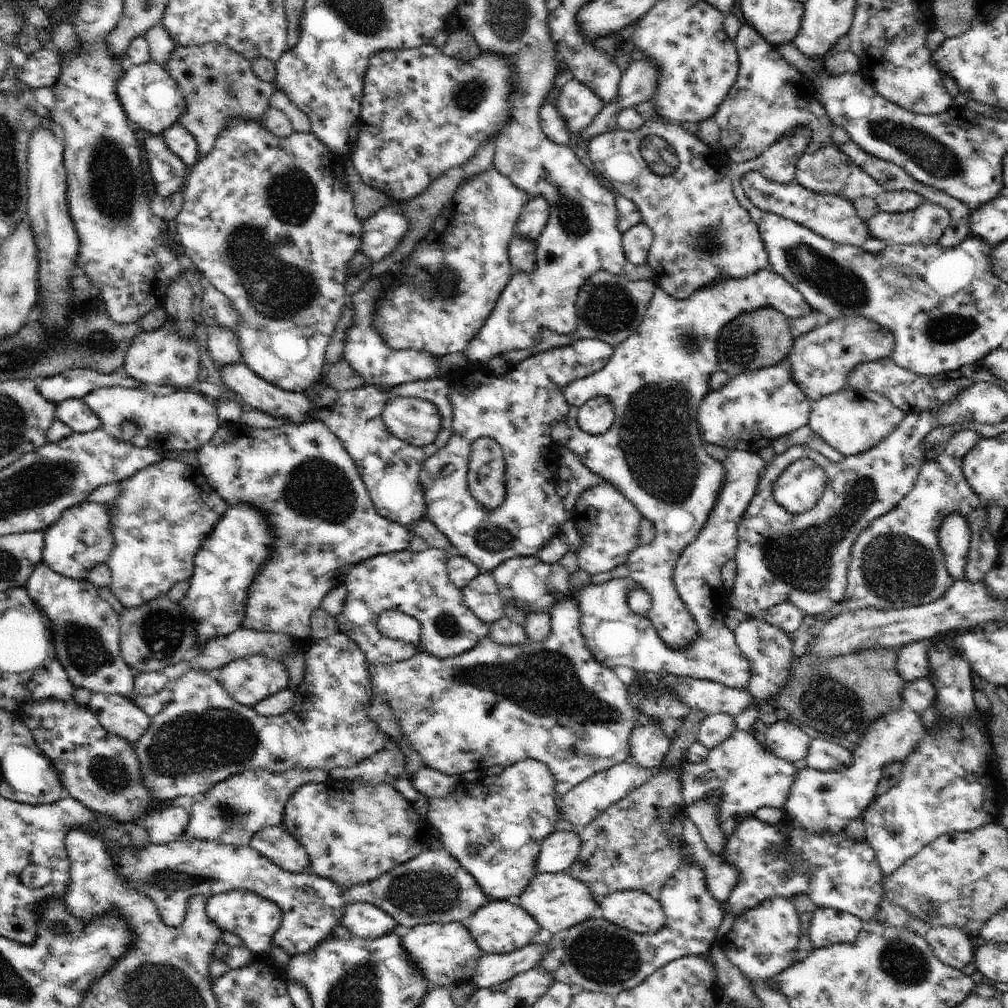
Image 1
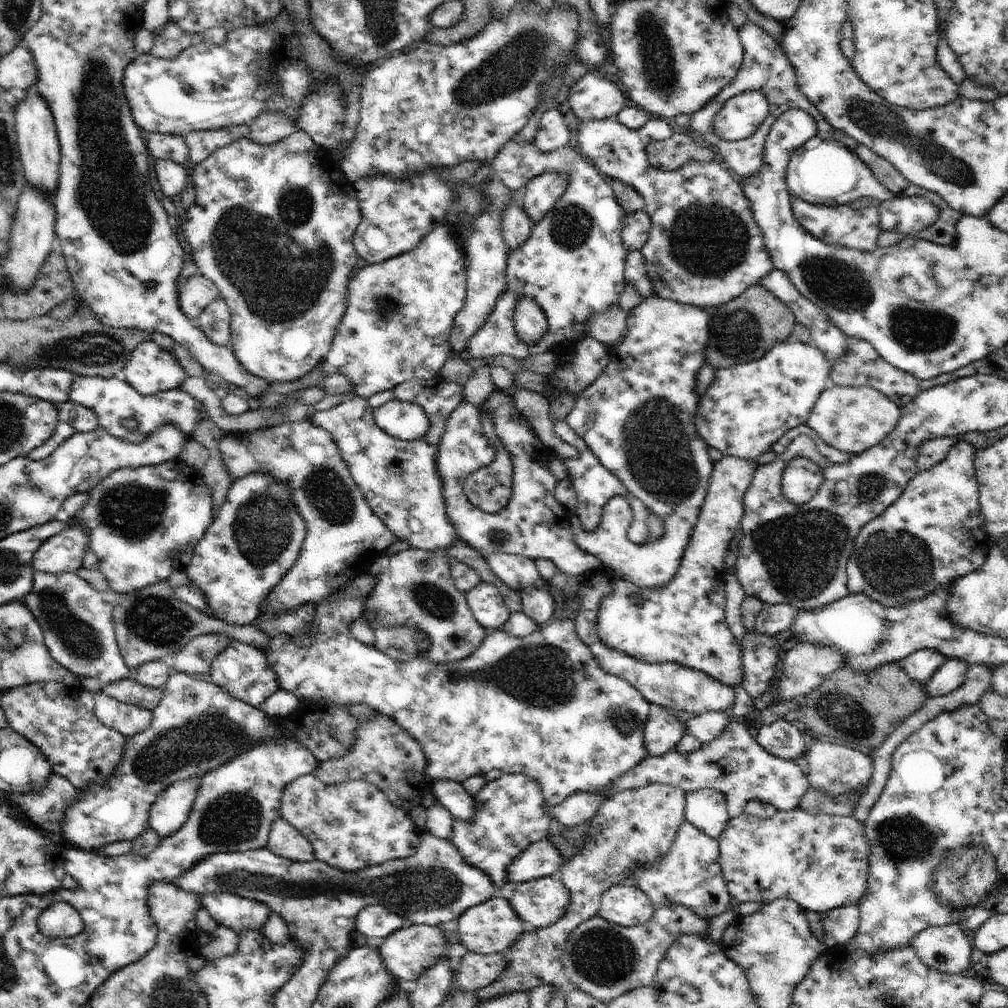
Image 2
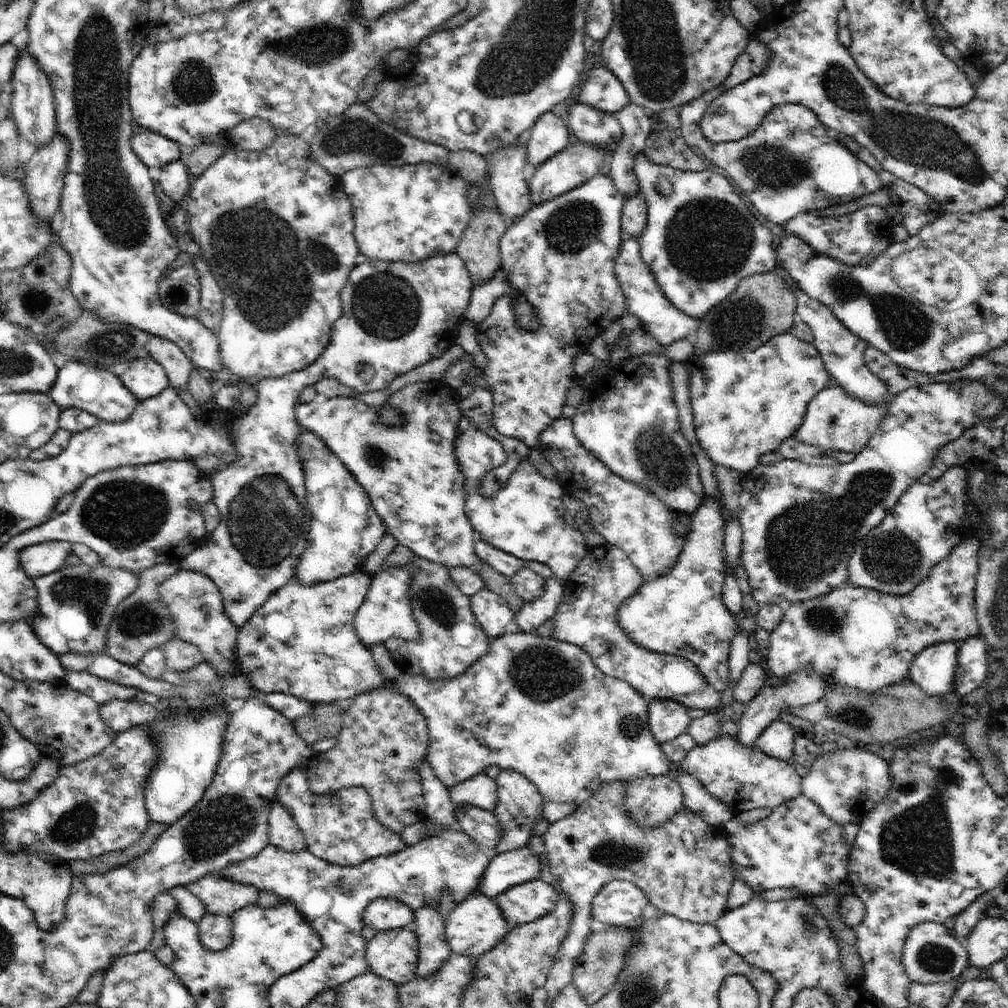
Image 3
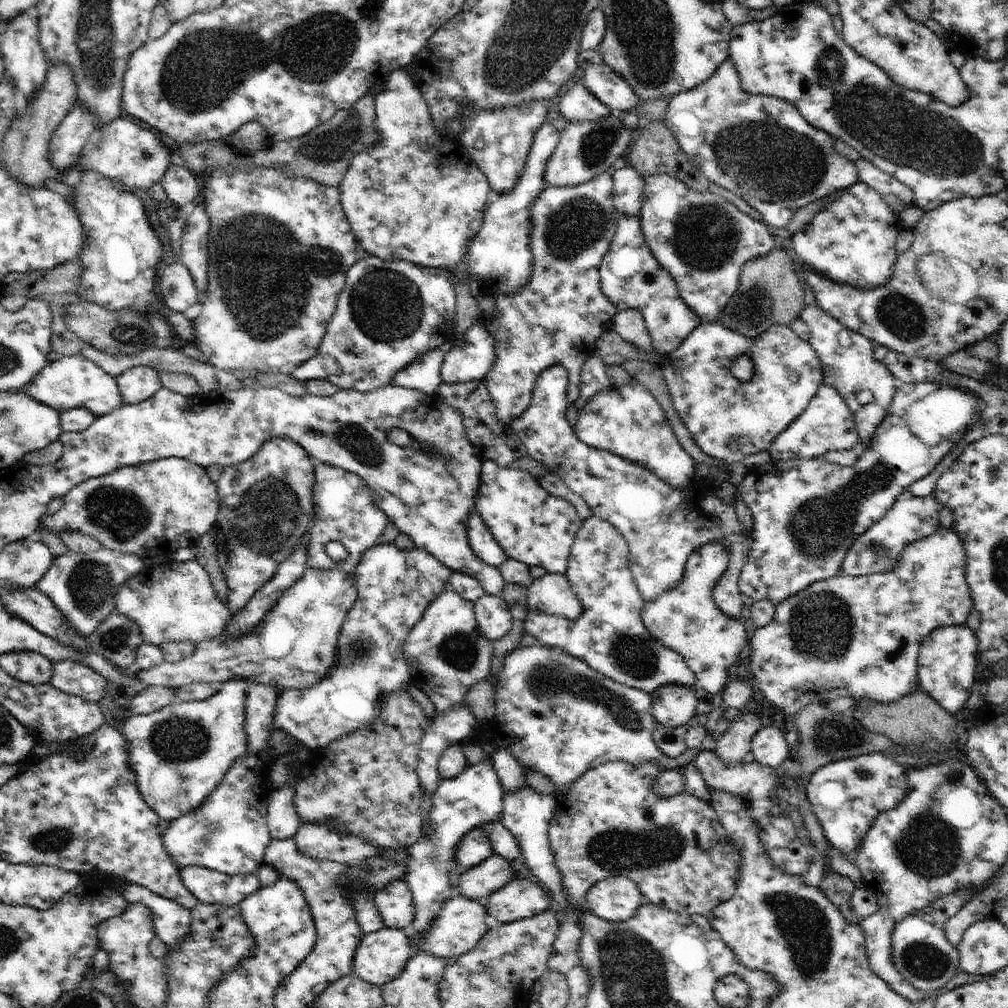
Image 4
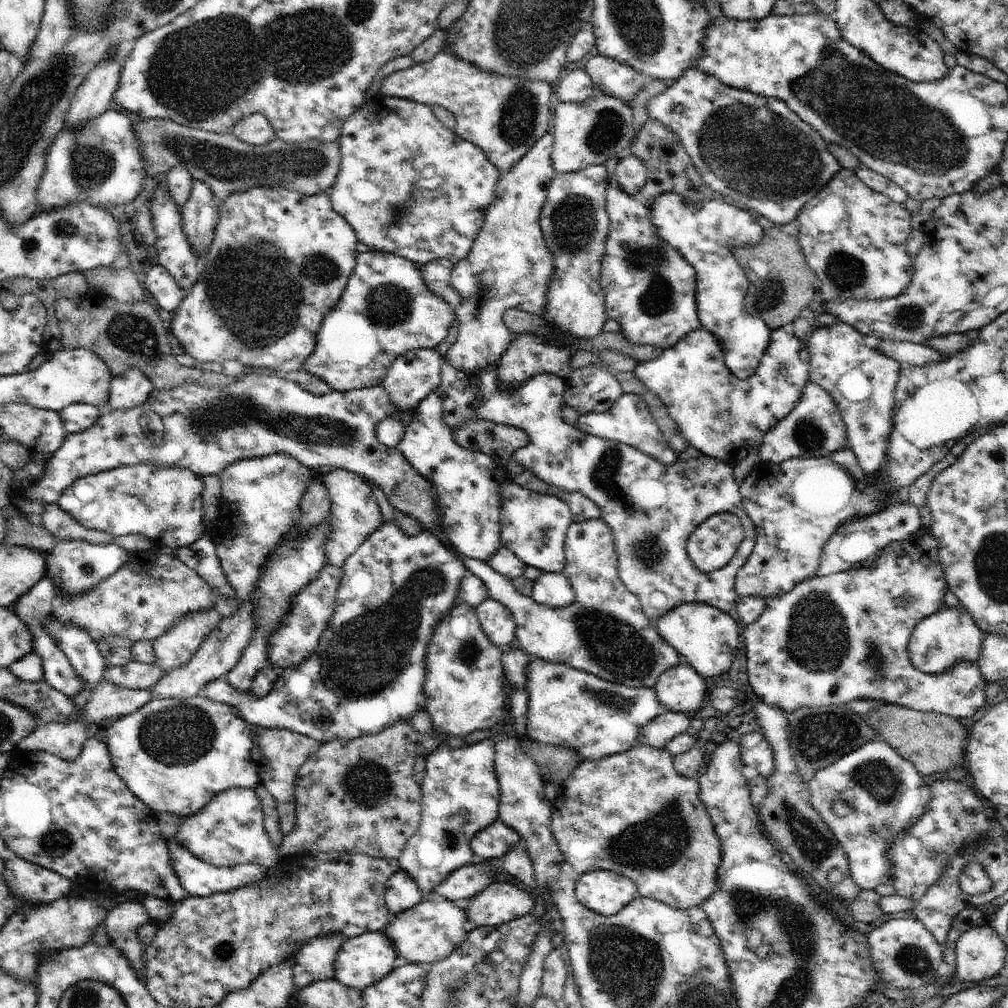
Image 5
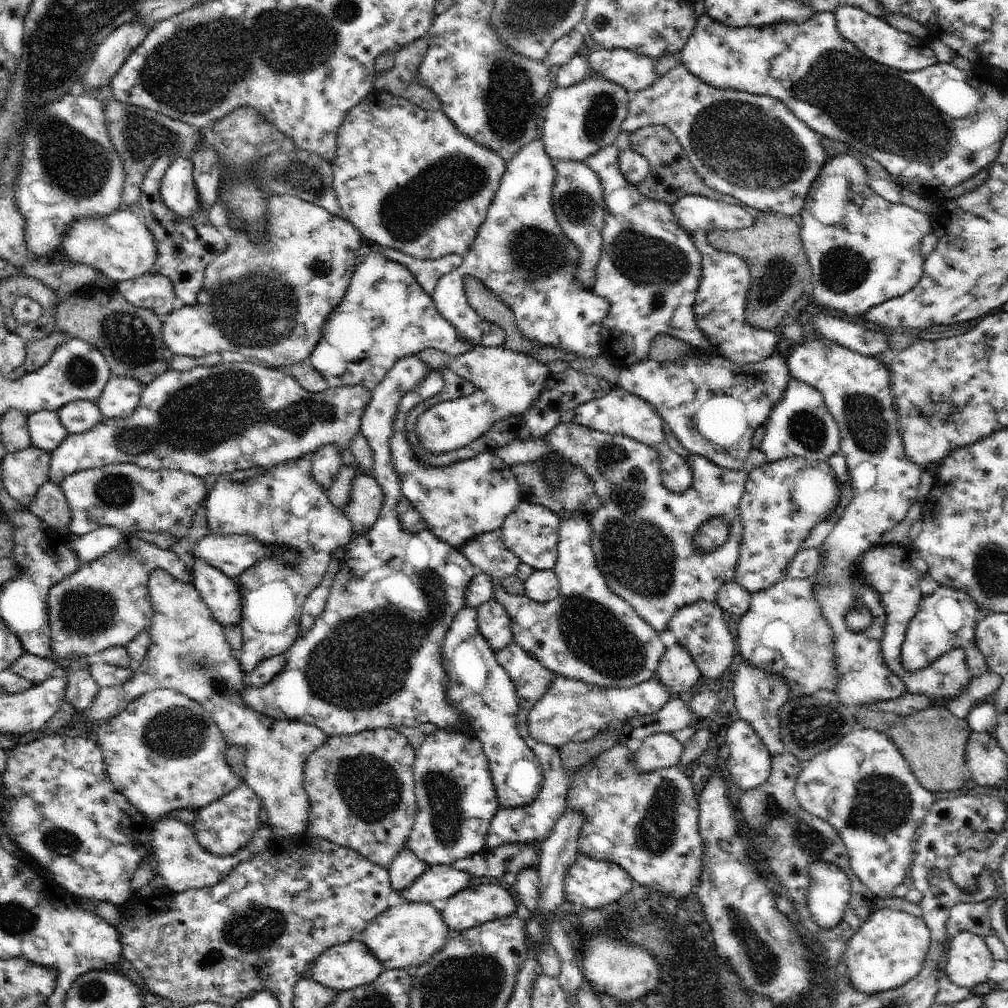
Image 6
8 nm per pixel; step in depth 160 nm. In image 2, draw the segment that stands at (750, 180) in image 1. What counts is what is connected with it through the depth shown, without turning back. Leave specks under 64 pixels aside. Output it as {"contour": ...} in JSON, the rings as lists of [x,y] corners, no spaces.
{"contour":[[[797,196],[791,197],[790,209],[794,218],[812,235],[823,243],[836,247],[848,247],[859,251],[873,251],[878,236],[883,230],[880,228],[880,213],[878,207],[854,209],[851,204],[839,202],[833,206],[815,205]]]}

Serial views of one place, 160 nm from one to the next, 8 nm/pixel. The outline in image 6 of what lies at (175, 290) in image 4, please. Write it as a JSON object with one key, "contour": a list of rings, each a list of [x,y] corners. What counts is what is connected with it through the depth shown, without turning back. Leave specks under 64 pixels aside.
{"contour":[[[156,271],[136,279],[121,281],[115,286],[129,304],[137,308],[149,309],[162,318],[175,311],[179,304],[173,283]]]}

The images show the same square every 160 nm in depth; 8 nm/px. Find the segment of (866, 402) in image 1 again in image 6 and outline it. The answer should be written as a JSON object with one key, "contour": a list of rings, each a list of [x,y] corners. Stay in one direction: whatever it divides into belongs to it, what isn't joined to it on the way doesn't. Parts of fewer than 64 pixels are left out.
{"contour":[[[794,378],[789,381],[789,386],[783,393],[783,400],[775,405],[770,419],[762,429],[765,435],[759,450],[767,463],[774,463],[787,457],[828,461],[840,451],[840,430],[826,409],[822,394],[816,388]]]}

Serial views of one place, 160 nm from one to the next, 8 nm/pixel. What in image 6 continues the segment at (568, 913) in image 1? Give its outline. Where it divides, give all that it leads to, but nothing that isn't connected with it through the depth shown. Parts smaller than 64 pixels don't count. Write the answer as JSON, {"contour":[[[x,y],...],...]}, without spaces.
{"contour":[[[496,884],[472,886],[439,907],[451,934],[460,934],[482,924],[511,917],[517,912],[512,894]]]}

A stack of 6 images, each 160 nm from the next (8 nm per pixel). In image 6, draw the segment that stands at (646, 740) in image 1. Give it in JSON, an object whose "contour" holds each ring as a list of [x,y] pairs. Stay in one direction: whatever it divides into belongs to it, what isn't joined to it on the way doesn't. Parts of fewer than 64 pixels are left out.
{"contour":[[[678,642],[673,646],[668,646],[656,674],[673,697],[684,697],[689,694],[701,676],[690,654]]]}

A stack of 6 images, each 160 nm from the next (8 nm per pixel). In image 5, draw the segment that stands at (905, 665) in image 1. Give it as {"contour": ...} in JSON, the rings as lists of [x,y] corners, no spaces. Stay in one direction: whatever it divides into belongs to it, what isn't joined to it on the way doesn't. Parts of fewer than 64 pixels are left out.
{"contour":[[[945,605],[940,612],[934,612],[926,616],[922,622],[918,622],[914,632],[910,634],[908,640],[910,664],[925,674],[942,674],[944,670],[950,670],[958,662],[970,660],[976,663],[981,656],[983,638],[982,630],[963,605],[959,609]]]}

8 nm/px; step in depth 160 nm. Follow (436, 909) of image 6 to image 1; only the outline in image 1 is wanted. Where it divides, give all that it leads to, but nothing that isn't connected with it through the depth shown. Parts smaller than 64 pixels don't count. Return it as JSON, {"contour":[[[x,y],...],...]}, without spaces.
{"contour":[[[490,901],[463,921],[484,954],[506,954],[528,946],[541,926],[520,905],[506,901]]]}

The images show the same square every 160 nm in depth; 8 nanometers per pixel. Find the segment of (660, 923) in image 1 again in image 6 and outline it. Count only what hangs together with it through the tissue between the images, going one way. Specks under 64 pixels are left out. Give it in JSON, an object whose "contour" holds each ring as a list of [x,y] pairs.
{"contour":[[[578,853],[577,860],[565,875],[565,894],[568,902],[586,909],[609,908],[633,888],[633,879],[615,863],[596,861]]]}

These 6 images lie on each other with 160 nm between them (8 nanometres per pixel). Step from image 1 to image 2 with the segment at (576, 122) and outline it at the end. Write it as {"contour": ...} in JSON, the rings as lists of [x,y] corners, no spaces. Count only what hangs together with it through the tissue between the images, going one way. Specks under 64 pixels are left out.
{"contour":[[[594,73],[569,82],[568,90],[568,106],[582,123],[614,118],[626,103],[618,86]]]}

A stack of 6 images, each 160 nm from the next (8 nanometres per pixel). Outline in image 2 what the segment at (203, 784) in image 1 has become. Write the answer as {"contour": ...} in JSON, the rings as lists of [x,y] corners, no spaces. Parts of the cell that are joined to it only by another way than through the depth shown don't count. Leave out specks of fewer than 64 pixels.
{"contour":[[[182,671],[176,673],[175,675],[170,675],[168,682],[166,682],[163,689],[163,697],[159,702],[159,705],[153,710],[153,719],[151,720],[150,726],[136,736],[126,738],[126,743],[123,750],[122,762],[115,769],[115,772],[107,777],[107,780],[100,785],[91,785],[86,791],[79,792],[79,798],[71,805],[71,807],[65,812],[63,817],[63,822],[61,823],[61,834],[64,838],[63,848],[76,848],[82,849],[83,851],[92,851],[97,854],[97,850],[105,847],[107,844],[116,841],[131,841],[135,839],[138,834],[142,834],[144,830],[149,826],[153,828],[159,836],[166,838],[166,836],[172,836],[182,825],[188,820],[188,815],[190,810],[192,810],[192,805],[196,796],[196,791],[198,790],[201,778],[210,771],[220,768],[225,765],[228,761],[234,757],[240,756],[245,753],[247,749],[251,749],[255,745],[262,743],[263,741],[272,741],[273,739],[280,739],[286,741],[297,741],[306,750],[309,750],[318,760],[318,762],[324,762],[332,759],[341,759],[345,757],[353,748],[355,743],[356,729],[359,727],[359,722],[355,716],[352,716],[347,709],[347,705],[335,705],[326,702],[324,699],[318,699],[316,702],[310,699],[302,700],[300,702],[301,714],[296,714],[294,716],[299,716],[297,719],[294,716],[287,716],[283,719],[272,719],[271,716],[267,714],[260,708],[250,706],[249,704],[243,703],[242,700],[234,698],[229,695],[223,688],[220,688],[217,684],[209,682],[208,680],[202,680],[197,676],[191,676],[189,674],[183,673]]]}

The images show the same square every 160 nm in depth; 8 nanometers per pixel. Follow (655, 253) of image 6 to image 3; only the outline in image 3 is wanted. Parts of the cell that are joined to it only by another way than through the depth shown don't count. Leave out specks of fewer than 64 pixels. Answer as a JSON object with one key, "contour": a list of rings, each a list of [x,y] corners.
{"contour":[[[634,236],[624,238],[620,252],[614,260],[614,278],[618,280],[618,284],[622,288],[624,308],[640,319],[642,329],[654,336],[660,345],[669,346],[684,338],[692,339],[696,334],[700,321],[691,318],[686,312],[678,310],[666,298],[666,294],[662,292],[654,272],[650,270],[648,264],[642,261],[639,238],[634,238]]]}

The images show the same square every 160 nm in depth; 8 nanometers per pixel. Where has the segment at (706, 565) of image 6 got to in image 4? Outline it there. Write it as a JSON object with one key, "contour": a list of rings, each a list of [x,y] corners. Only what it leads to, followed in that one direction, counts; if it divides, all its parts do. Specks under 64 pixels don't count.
{"contour":[[[552,366],[538,376],[534,390],[532,390],[530,406],[526,408],[526,412],[522,412],[522,416],[512,420],[509,427],[527,448],[527,455],[540,462],[544,468],[548,468],[548,471],[557,474],[558,478],[572,492],[586,500],[586,504],[594,512],[593,516],[614,524],[620,534],[626,538],[629,546],[628,568],[645,603],[658,600],[658,597],[662,596],[664,592],[676,588],[676,584],[682,582],[682,576],[684,576],[687,567],[686,561],[696,548],[715,541],[726,544],[730,562],[718,580],[718,584],[712,590],[712,600],[718,605],[718,608],[722,609],[722,612],[726,613],[726,616],[738,619],[742,608],[744,608],[738,580],[751,549],[752,532],[746,532],[738,520],[735,506],[722,502],[714,492],[715,485],[710,484],[706,479],[693,477],[686,488],[674,488],[648,468],[629,462],[626,458],[616,456],[612,452],[587,446],[578,440],[573,428],[566,420],[567,389],[568,372],[566,372],[566,368]]]}

